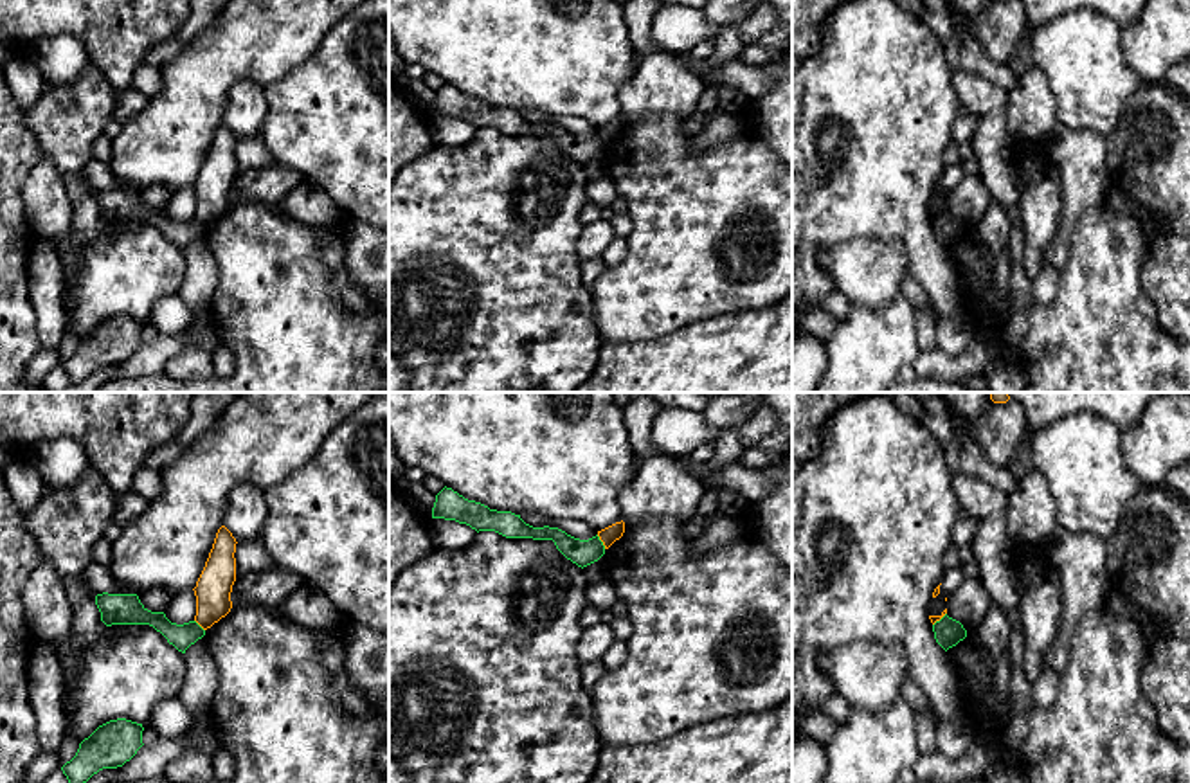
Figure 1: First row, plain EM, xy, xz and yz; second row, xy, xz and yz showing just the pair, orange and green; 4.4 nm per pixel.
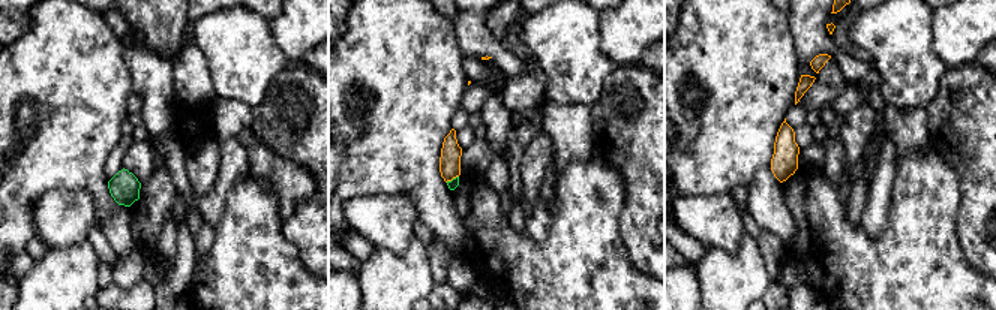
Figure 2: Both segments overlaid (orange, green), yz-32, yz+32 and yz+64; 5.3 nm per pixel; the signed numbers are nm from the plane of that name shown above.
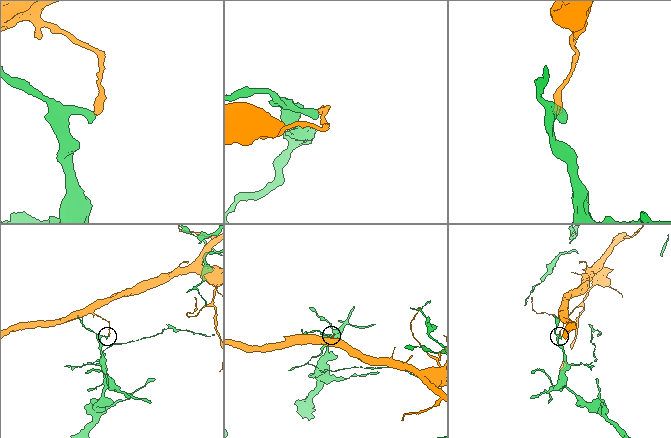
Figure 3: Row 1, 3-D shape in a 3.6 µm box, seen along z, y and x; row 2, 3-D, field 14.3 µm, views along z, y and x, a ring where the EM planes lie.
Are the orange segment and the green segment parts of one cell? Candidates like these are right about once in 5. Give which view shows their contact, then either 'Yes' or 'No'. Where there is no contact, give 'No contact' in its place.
Touches orange in xz. No

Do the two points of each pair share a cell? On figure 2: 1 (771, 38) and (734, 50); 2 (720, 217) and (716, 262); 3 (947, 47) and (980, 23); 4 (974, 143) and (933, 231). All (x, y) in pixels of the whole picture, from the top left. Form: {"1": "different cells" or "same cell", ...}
{"1": "same cell", "2": "different cells", "3": "same cell", "4": "different cells"}

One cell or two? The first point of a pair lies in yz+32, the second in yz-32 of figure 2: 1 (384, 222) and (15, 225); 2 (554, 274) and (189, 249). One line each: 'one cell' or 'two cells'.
1: two cells
2: two cells

